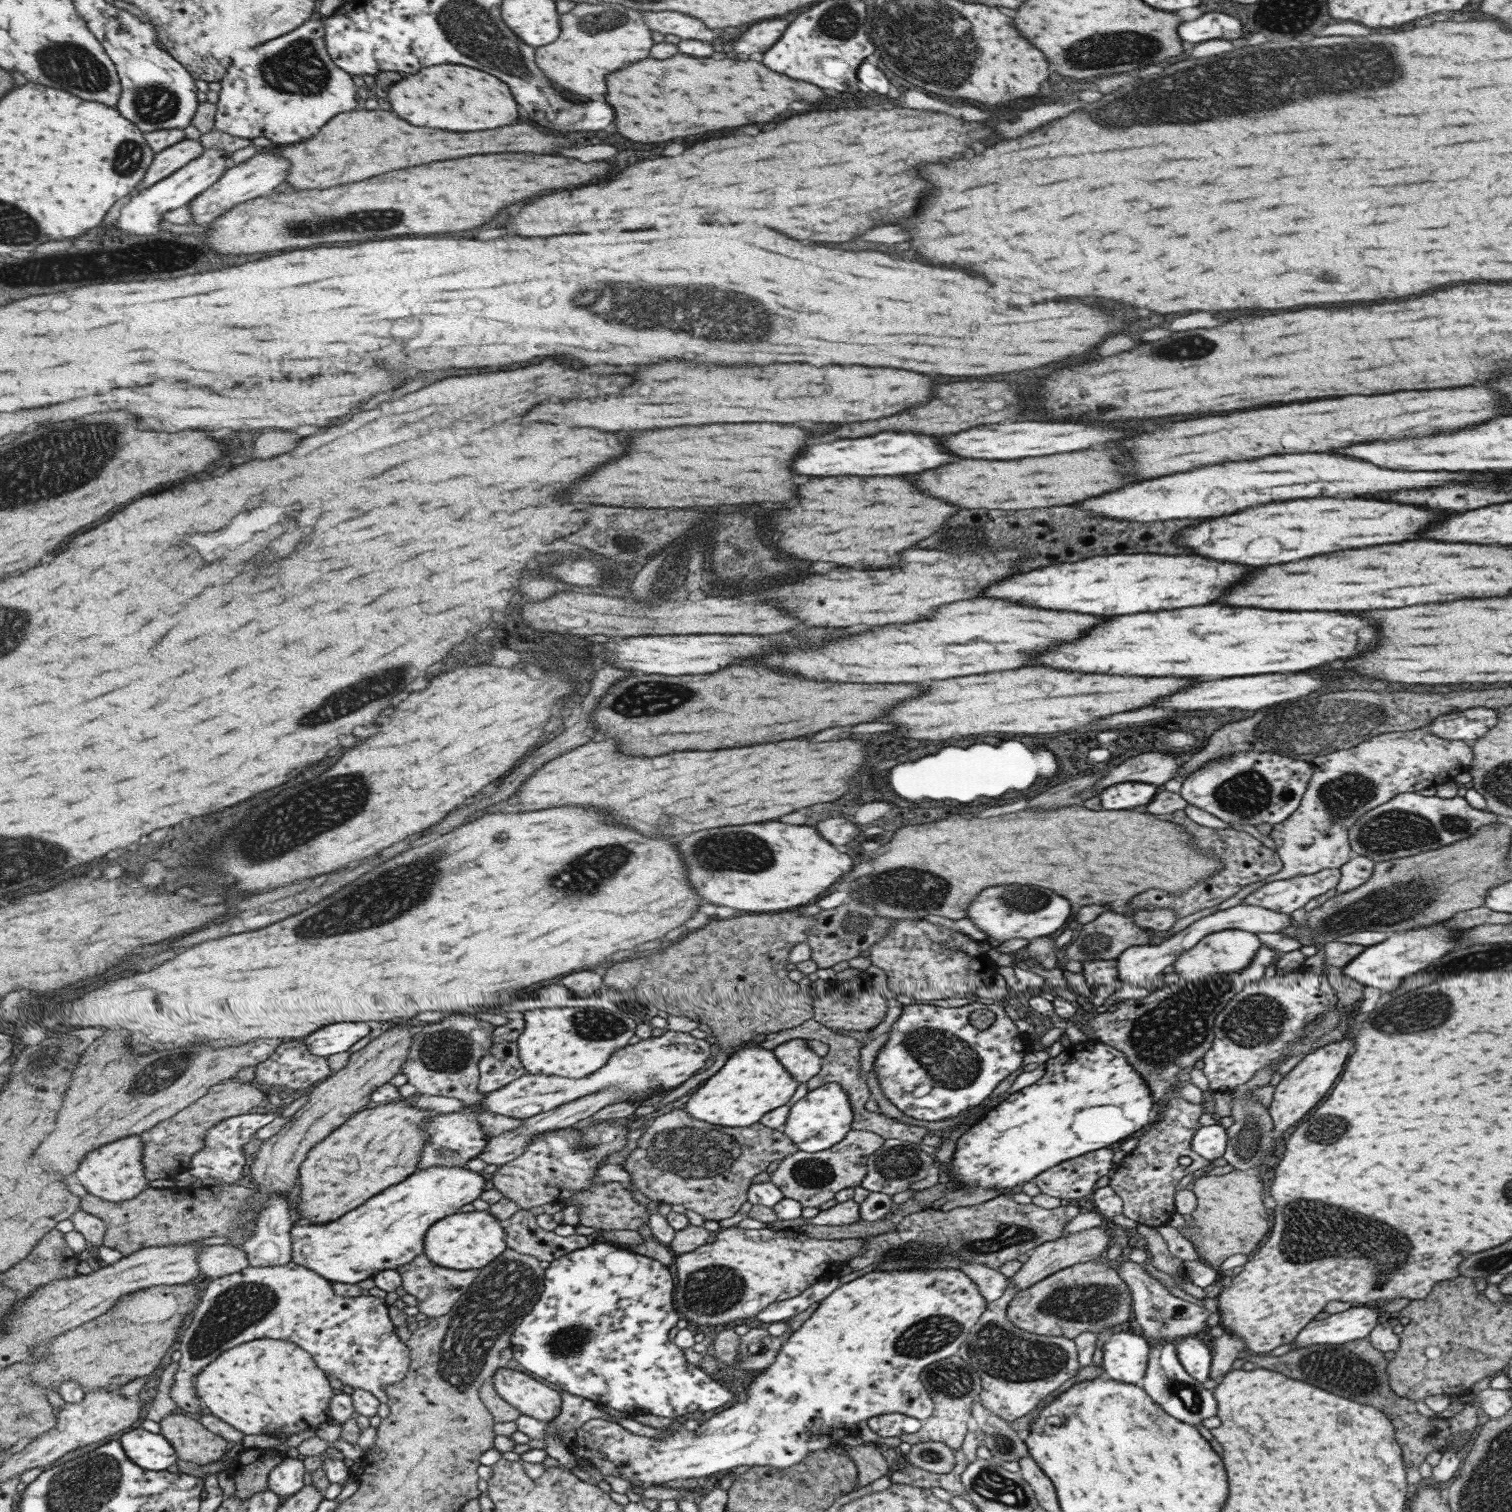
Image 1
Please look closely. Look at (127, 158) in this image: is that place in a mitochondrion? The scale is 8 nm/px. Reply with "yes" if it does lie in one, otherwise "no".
yes

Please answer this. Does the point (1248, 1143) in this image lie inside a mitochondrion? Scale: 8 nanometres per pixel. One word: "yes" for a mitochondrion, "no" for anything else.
yes

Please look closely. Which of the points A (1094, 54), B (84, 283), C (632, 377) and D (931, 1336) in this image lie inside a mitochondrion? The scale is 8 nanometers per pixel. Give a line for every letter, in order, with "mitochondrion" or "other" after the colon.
A: mitochondrion
B: other
C: other
D: mitochondrion

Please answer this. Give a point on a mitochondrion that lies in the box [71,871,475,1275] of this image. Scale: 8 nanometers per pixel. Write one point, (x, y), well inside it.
(177, 1065)

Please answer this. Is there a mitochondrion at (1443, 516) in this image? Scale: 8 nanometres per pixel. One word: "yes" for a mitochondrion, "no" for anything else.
no

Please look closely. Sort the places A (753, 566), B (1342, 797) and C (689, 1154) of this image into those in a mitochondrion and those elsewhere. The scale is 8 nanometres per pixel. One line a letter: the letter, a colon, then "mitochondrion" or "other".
A: mitochondrion
B: mitochondrion
C: mitochondrion

